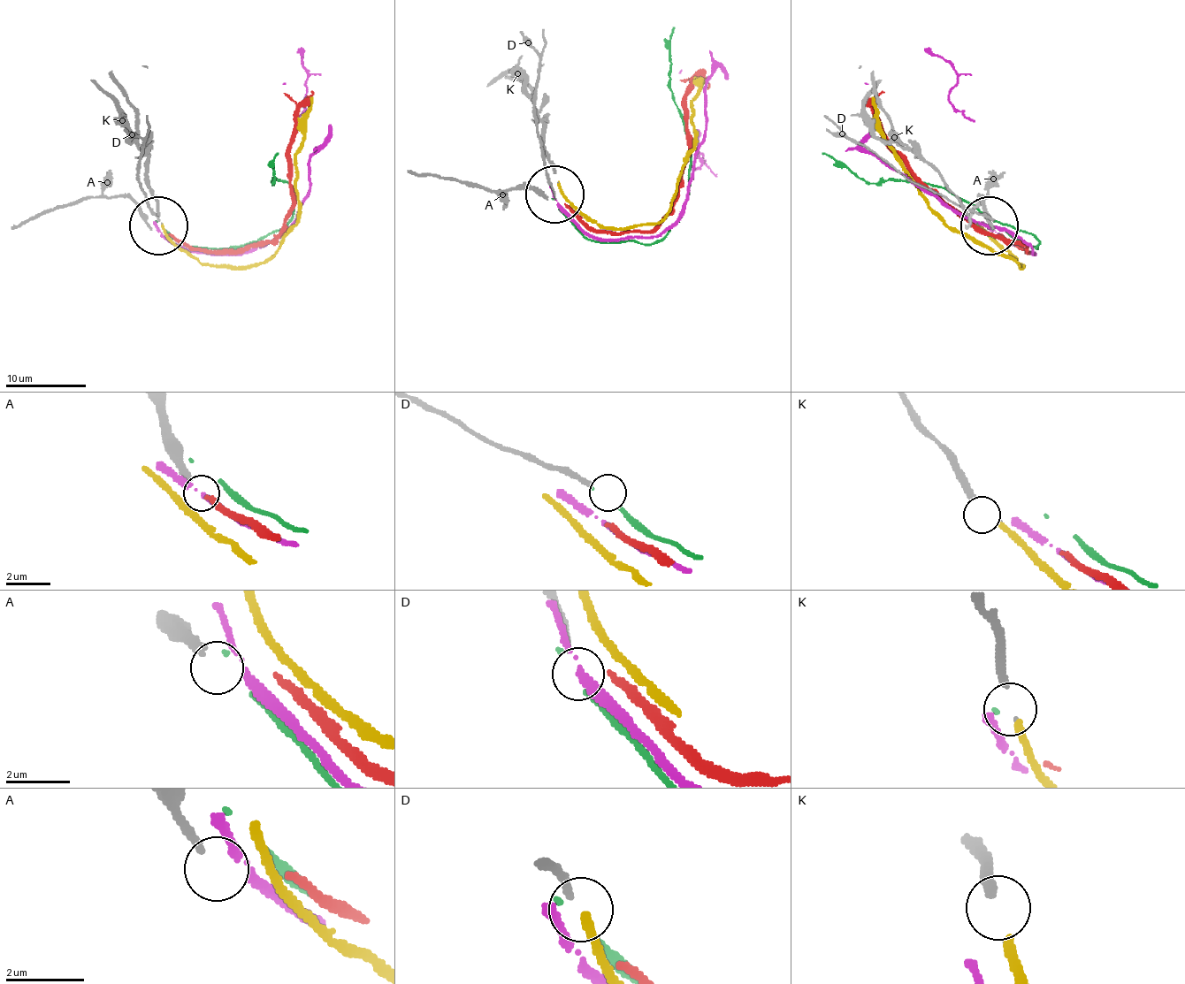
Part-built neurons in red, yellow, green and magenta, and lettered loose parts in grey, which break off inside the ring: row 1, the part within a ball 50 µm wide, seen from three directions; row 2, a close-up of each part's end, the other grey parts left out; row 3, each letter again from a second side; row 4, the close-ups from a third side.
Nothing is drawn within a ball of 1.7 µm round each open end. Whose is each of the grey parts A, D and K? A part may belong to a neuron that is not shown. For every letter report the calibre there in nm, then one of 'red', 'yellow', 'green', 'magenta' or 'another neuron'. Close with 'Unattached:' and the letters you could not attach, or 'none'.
A: calibre 240 nm; another neuron
D: calibre 180 nm; another neuron
K: calibre 190 nm; yellow
Unattached: A, D

